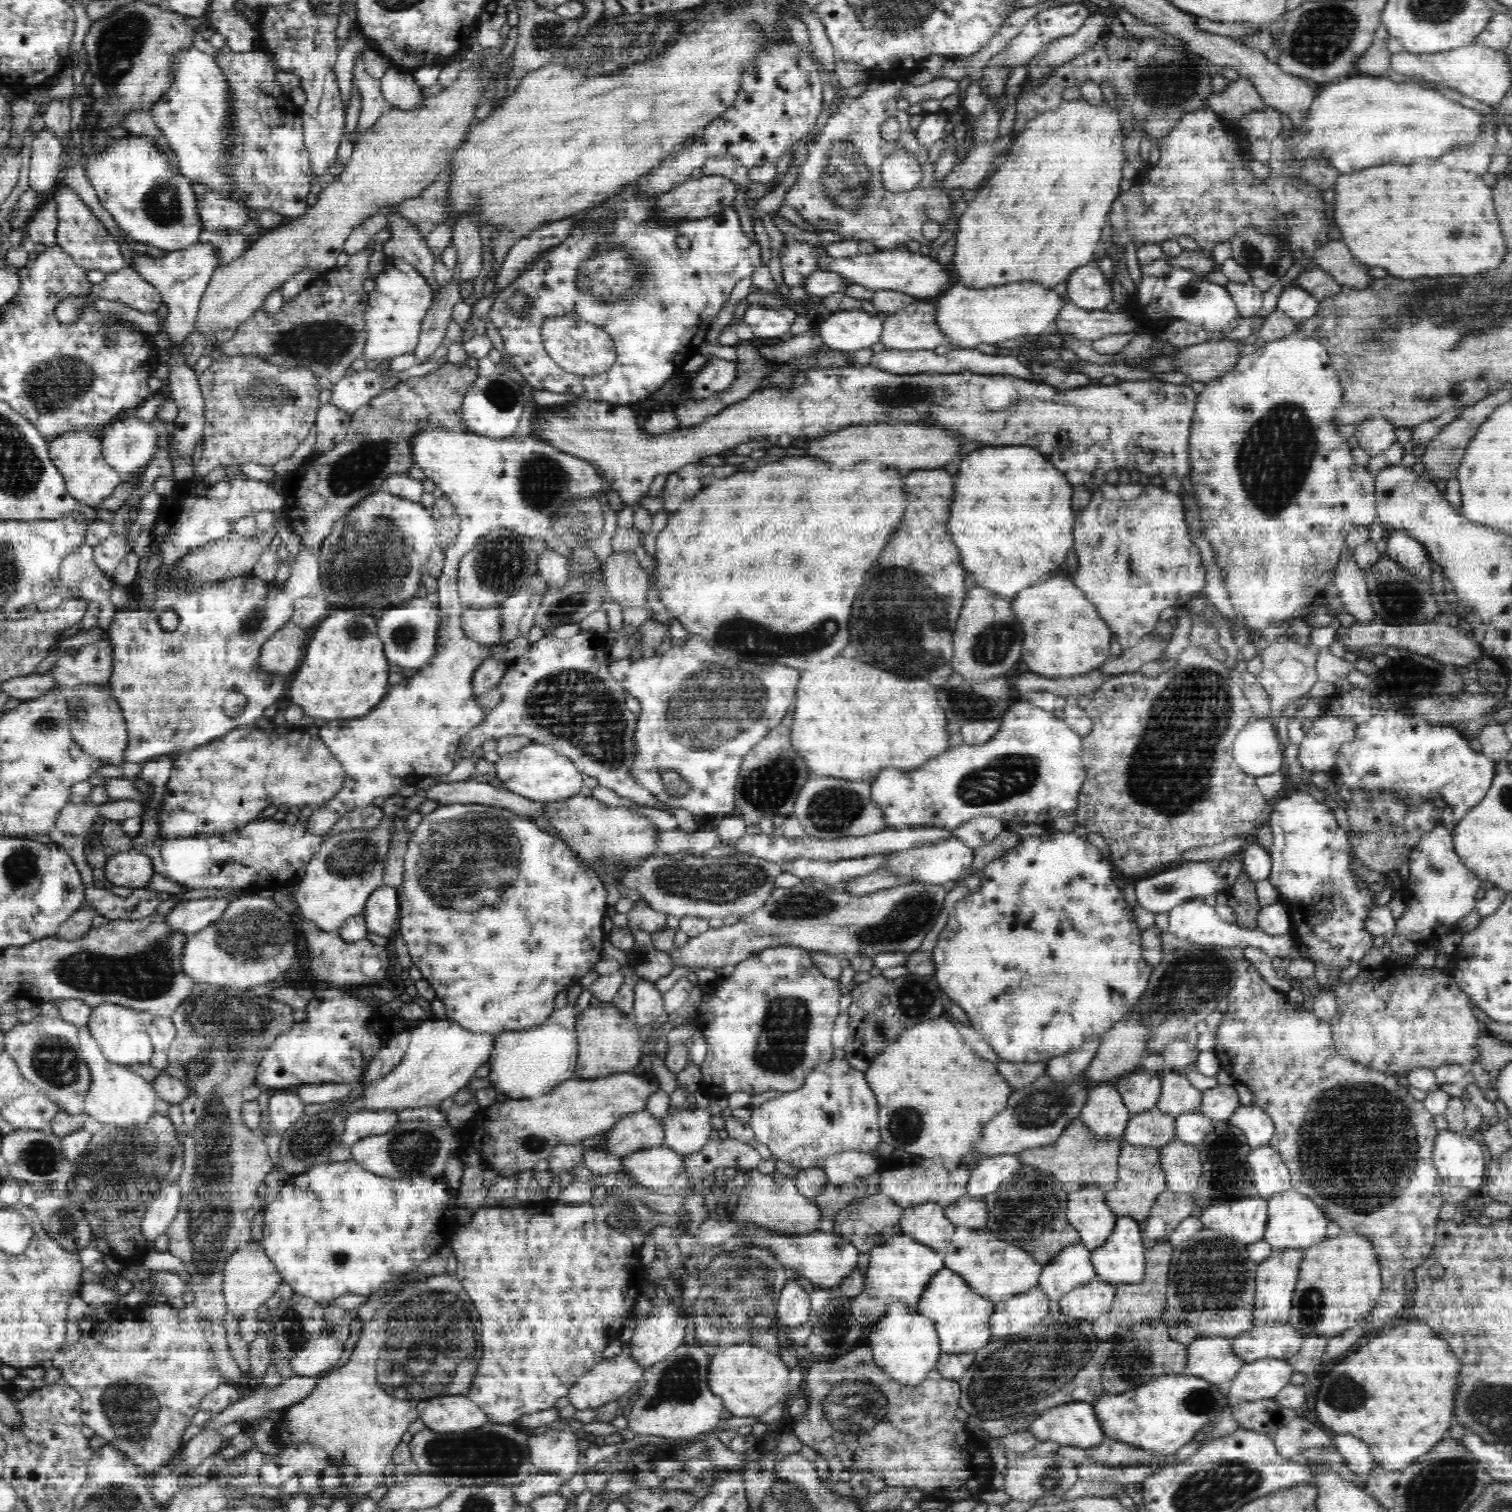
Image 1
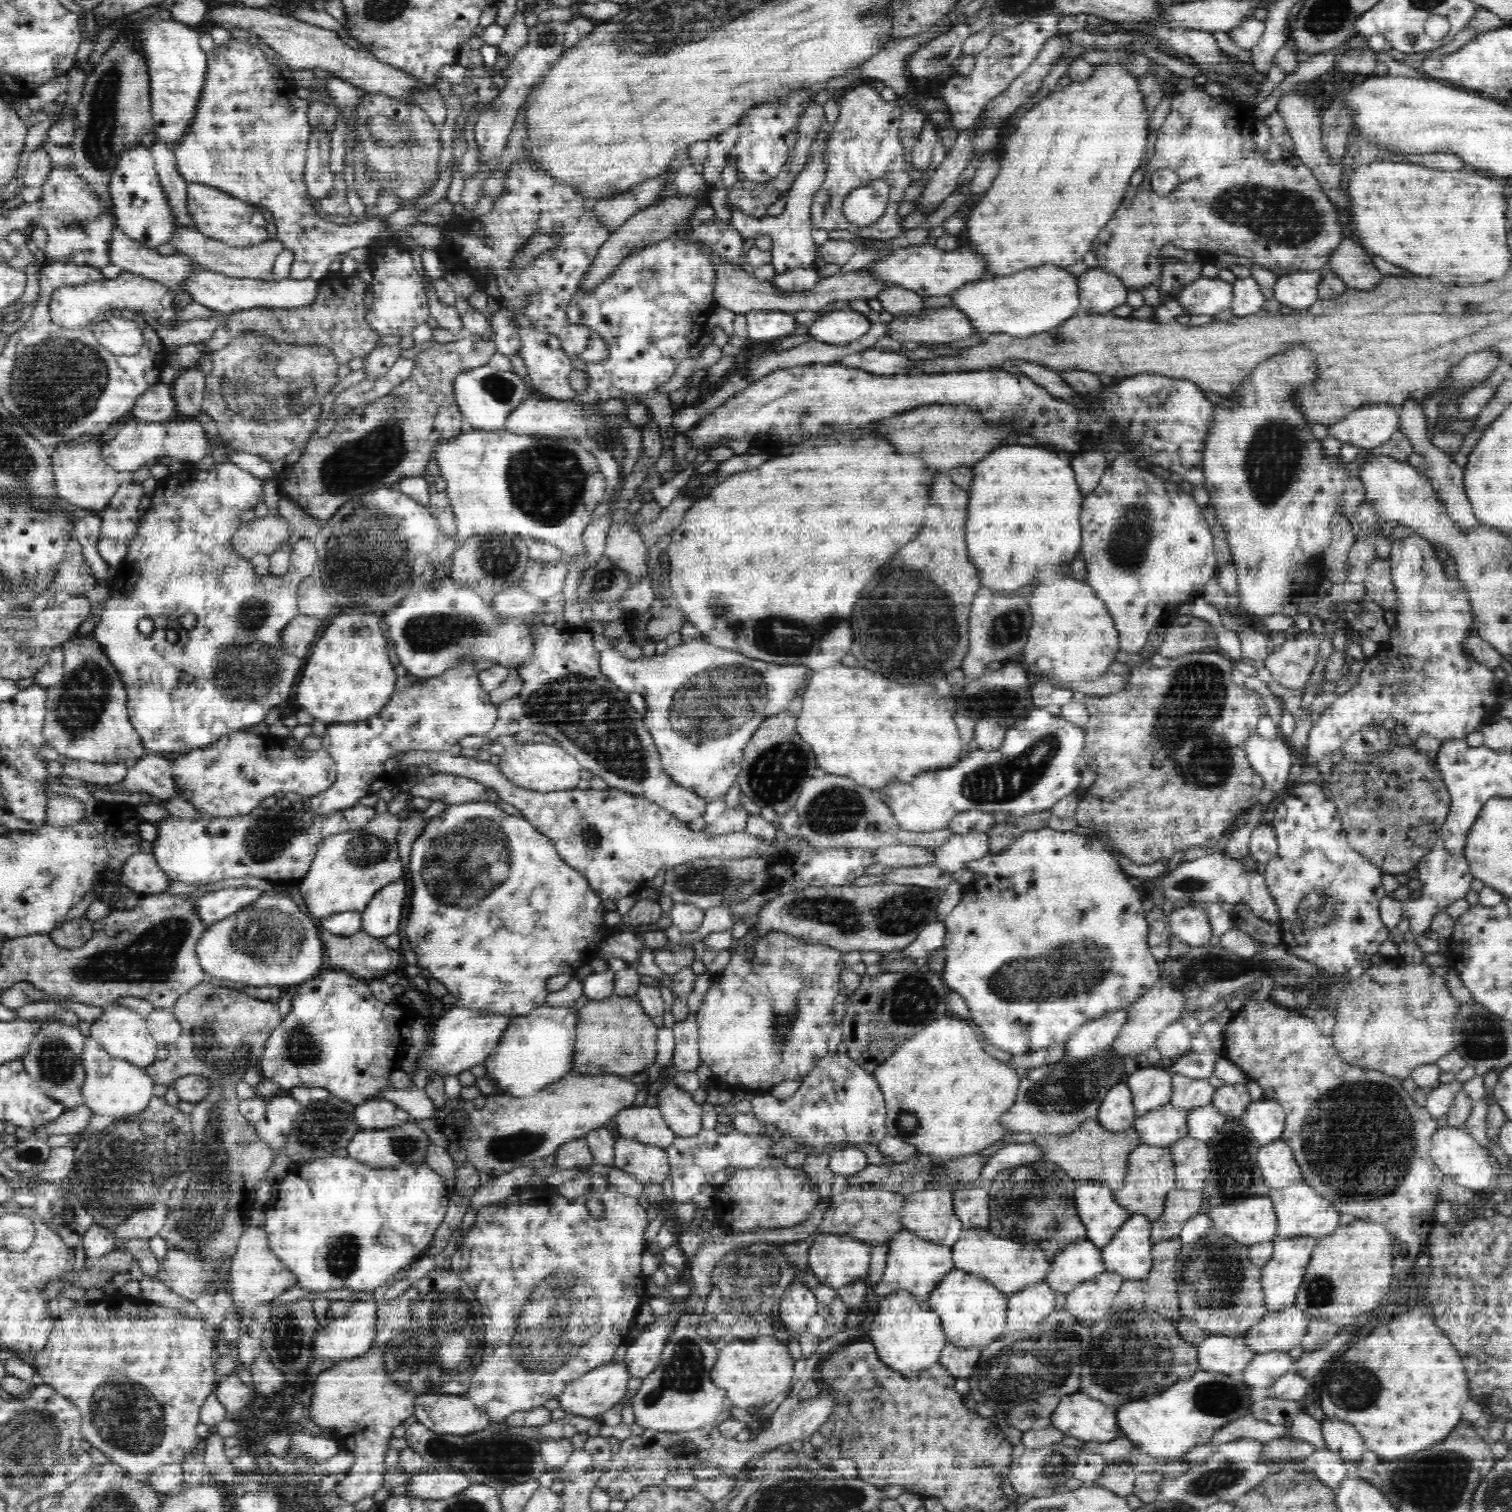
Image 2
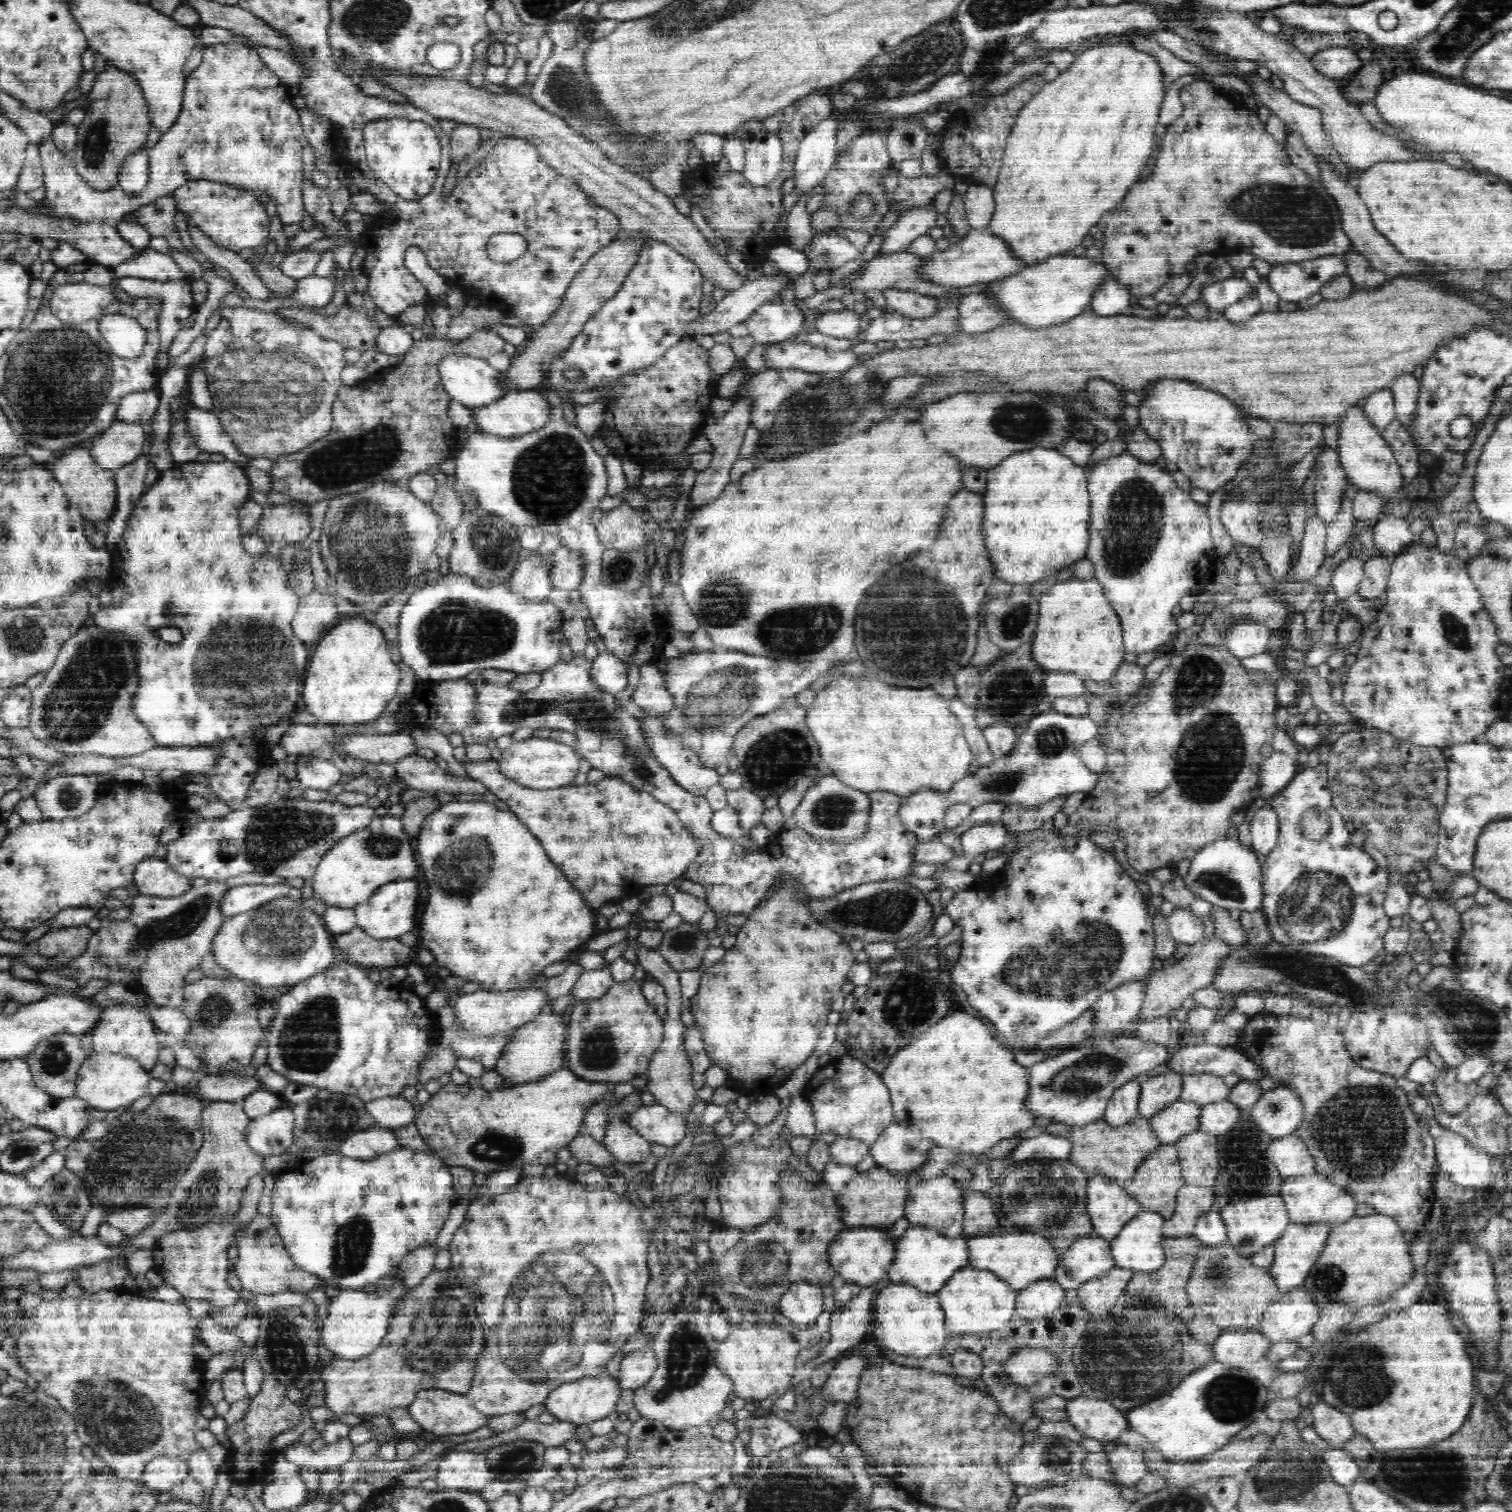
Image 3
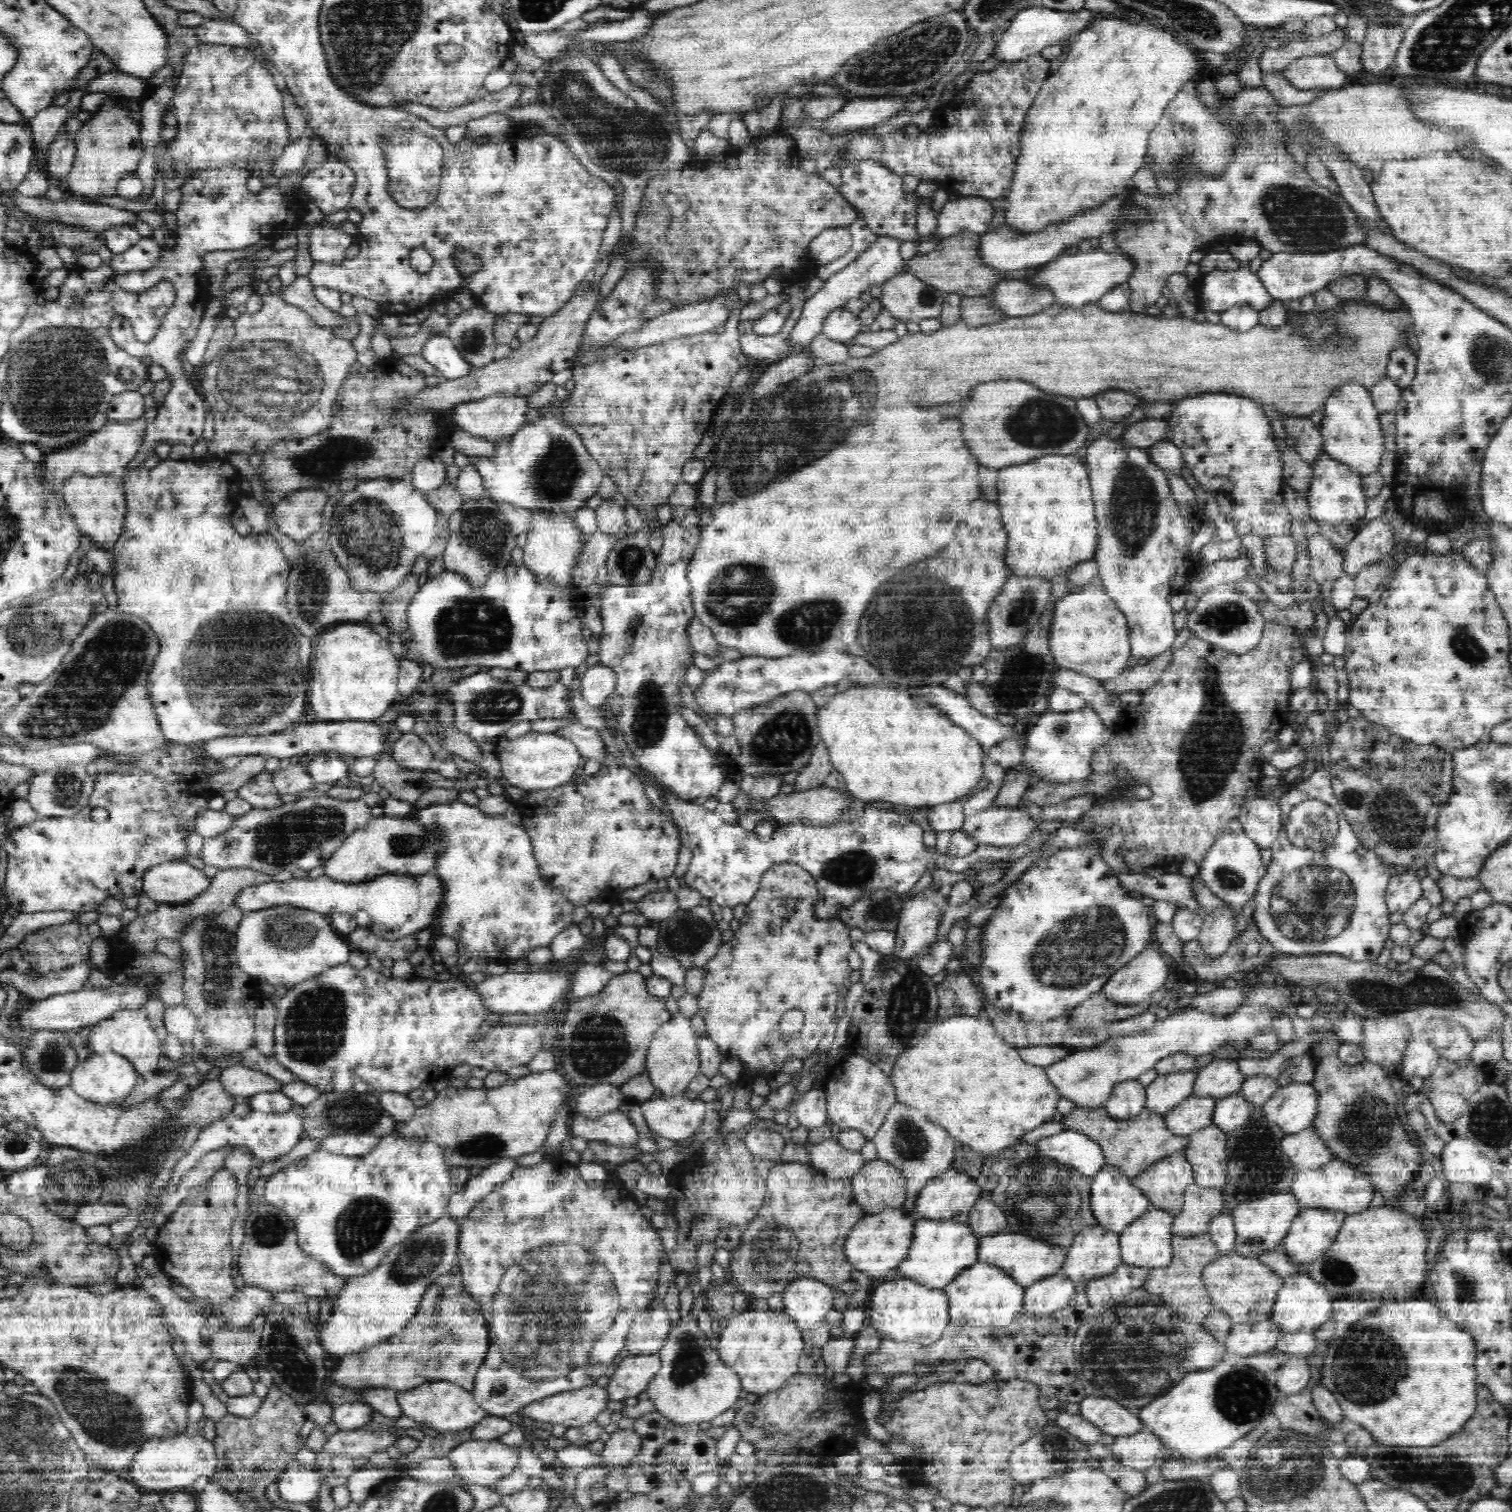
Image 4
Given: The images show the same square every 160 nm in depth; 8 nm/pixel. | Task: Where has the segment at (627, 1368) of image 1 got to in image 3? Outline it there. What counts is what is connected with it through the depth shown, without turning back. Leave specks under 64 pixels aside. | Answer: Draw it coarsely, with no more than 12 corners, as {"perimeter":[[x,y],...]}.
{"perimeter":[[609,1373],[561,1384],[544,1402],[560,1422],[612,1414],[620,1392]]}

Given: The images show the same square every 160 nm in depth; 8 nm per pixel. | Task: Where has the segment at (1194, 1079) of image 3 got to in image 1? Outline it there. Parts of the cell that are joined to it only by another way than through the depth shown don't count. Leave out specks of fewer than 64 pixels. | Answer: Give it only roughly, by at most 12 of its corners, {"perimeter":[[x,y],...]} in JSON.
{"perimeter":[[1163,1070],[1155,1108],[1176,1118],[1199,1109],[1202,1092],[1187,1076]]}

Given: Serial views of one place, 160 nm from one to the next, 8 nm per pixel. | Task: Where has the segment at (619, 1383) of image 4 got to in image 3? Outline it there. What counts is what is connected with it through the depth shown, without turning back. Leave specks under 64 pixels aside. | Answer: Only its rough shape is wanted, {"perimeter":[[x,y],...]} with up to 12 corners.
{"perimeter":[[650,1345],[625,1354],[620,1390],[636,1391],[655,1374]]}

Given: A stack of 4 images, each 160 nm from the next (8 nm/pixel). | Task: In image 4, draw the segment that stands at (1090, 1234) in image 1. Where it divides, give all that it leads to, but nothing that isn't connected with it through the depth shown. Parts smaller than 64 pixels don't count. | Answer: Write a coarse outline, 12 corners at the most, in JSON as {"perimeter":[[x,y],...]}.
{"perimeter":[[1115,1165],[1091,1182],[1097,1225],[1121,1233],[1151,1201]]}

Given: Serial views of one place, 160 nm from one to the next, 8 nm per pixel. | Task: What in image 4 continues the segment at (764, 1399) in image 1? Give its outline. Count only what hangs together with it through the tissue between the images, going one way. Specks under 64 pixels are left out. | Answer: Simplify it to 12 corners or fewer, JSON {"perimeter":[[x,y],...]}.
{"perimeter":[[746,1308],[716,1350],[745,1394],[796,1374],[804,1340],[786,1311]]}

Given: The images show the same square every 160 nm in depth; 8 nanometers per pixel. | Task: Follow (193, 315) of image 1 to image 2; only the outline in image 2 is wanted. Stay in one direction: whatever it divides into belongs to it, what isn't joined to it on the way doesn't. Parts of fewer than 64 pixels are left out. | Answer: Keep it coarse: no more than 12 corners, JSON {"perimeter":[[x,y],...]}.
{"perimeter":[[117,227],[107,245],[110,264],[159,281],[176,294],[198,269],[176,251],[162,256]]}

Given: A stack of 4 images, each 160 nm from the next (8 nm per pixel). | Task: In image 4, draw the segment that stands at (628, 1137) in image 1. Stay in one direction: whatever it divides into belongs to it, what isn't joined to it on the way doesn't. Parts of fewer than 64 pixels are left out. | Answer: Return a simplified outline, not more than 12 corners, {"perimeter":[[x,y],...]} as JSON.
{"perimeter":[[681,1095],[640,1106],[651,1132],[696,1133],[710,1104]]}

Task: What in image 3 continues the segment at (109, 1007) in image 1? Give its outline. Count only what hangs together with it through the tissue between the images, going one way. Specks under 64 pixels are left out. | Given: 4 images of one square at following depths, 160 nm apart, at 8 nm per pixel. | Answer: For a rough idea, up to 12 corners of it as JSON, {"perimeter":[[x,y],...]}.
{"perimeter":[[110,1005],[90,1031],[95,1052],[149,1071],[160,1042],[140,1008]]}

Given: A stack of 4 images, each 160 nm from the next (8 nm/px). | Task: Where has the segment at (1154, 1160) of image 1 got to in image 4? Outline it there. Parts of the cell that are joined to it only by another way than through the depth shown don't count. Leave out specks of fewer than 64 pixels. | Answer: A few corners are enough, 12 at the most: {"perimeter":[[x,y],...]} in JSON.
{"perimeter":[[1180,1150],[1131,1178],[1175,1218],[1194,1169]]}

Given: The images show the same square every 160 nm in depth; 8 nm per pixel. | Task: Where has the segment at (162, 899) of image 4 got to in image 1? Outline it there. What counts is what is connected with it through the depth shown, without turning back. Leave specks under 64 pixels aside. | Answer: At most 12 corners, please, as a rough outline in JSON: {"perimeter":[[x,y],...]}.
{"perimeter":[[139,850],[105,859],[99,877],[116,887],[146,888],[155,874]]}

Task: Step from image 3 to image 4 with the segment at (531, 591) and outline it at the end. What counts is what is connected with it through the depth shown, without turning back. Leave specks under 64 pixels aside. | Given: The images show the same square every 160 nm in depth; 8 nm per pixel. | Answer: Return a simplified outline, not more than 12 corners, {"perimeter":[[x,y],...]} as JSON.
{"perimeter":[[532,512],[523,567],[566,584],[588,540],[574,516]]}

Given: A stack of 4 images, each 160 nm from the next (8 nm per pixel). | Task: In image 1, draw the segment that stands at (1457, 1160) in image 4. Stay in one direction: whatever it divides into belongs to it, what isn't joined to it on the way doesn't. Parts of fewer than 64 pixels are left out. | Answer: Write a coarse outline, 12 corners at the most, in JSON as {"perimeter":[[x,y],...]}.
{"perimeter":[[1439,1131],[1433,1163],[1442,1178],[1478,1188],[1487,1171],[1472,1137]]}

